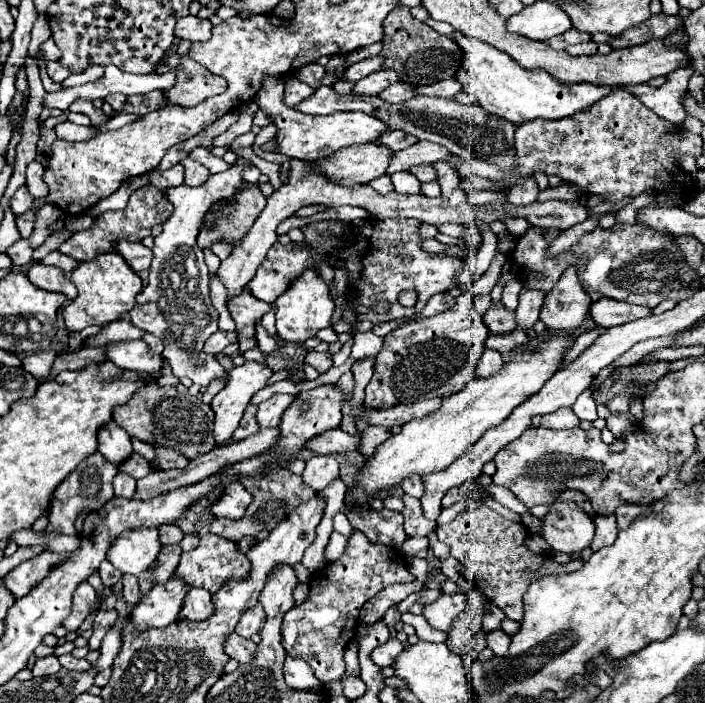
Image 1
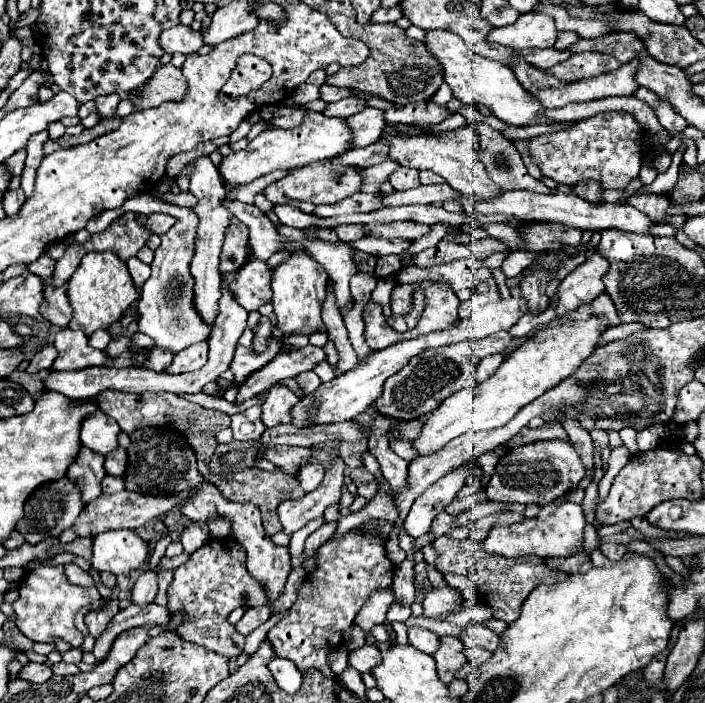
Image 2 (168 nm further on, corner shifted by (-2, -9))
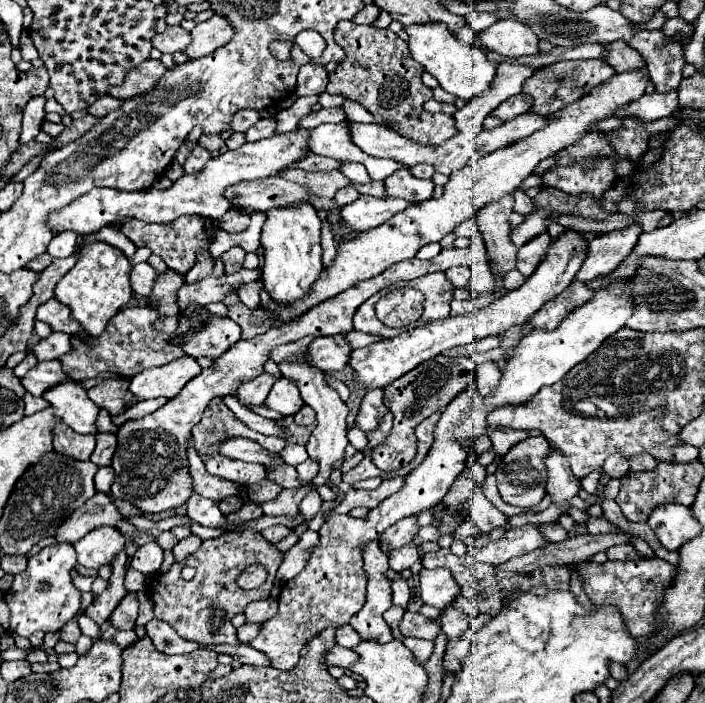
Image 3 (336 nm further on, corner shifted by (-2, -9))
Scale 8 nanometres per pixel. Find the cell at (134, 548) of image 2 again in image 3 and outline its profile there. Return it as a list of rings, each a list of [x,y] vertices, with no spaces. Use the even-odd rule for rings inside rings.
[[[98,527],[90,531],[84,539],[74,543],[74,549],[78,553],[78,563],[92,569],[110,565],[114,555],[124,551],[124,547],[126,539],[116,527]]]

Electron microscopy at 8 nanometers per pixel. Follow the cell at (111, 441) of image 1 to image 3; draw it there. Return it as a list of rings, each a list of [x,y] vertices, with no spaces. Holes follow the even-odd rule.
[[[60,383],[44,393],[44,399],[56,409],[56,415],[76,433],[98,435],[96,419],[100,407],[86,395],[86,389],[74,383]]]

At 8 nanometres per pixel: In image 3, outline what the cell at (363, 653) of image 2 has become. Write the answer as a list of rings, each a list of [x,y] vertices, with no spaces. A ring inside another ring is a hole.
[[[334,645],[328,653],[326,653],[326,665],[338,665],[348,669],[350,665],[354,665],[358,661],[358,653],[354,649],[346,649],[340,645]]]

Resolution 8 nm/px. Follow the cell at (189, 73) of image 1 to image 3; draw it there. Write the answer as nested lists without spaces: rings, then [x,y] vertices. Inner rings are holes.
[[[148,59],[148,61],[140,63],[136,69],[128,71],[124,83],[120,87],[110,87],[108,93],[112,93],[112,97],[116,97],[120,101],[146,95],[148,91],[152,91],[158,85],[158,79],[162,79],[164,73],[166,73],[166,67],[162,65],[162,61]]]

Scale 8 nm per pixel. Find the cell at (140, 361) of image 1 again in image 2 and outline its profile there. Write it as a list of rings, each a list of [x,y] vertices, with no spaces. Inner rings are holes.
[[[62,329],[62,331],[56,333],[54,345],[56,345],[56,351],[58,351],[58,357],[54,359],[52,367],[56,371],[78,371],[82,367],[106,363],[104,351],[90,347],[88,339],[82,331]]]

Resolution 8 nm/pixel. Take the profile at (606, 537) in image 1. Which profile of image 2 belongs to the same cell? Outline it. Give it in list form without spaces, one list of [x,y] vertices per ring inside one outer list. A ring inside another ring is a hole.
[[[602,543],[602,545],[600,545],[600,551],[602,551],[610,561],[620,561],[628,549],[626,549],[624,545],[616,545],[616,543]]]

